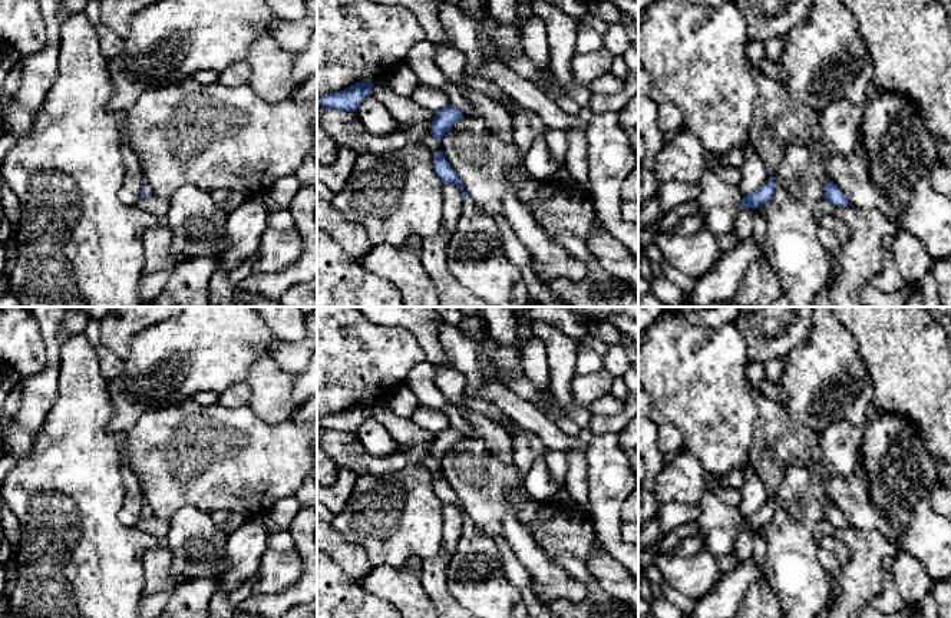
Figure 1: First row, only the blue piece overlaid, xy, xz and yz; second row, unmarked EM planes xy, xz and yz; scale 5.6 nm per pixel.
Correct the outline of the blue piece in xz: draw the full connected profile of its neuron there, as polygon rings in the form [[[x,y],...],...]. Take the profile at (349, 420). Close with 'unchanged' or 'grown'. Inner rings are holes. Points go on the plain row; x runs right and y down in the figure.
[[[357,403],[344,412],[321,417],[317,422],[317,427],[321,427],[324,430],[354,433],[359,429],[359,426],[369,416],[372,416],[373,407],[374,404],[370,403]]]; unchanged

